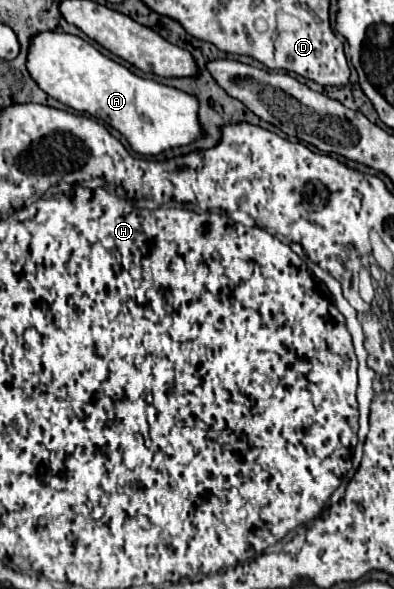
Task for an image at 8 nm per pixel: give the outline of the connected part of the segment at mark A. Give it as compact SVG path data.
M54 31L36 33L30 39L26 69L44 93L48 93L50 97L58 99L60 103L64 103L64 105L68 105L76 111L88 113L94 119L100 119L100 121L112 125L116 131L120 131L130 141L130 145L136 153L158 155L164 149L188 145L200 135L198 101L192 95L188 95L184 91L178 91L174 87L156 83L152 79L142 79L142 77L134 75L124 65L120 65L114 59L102 55L94 45L90 45L88 41L84 41L80 37L74 37L74 35L68 35L68 33L54 33Z

